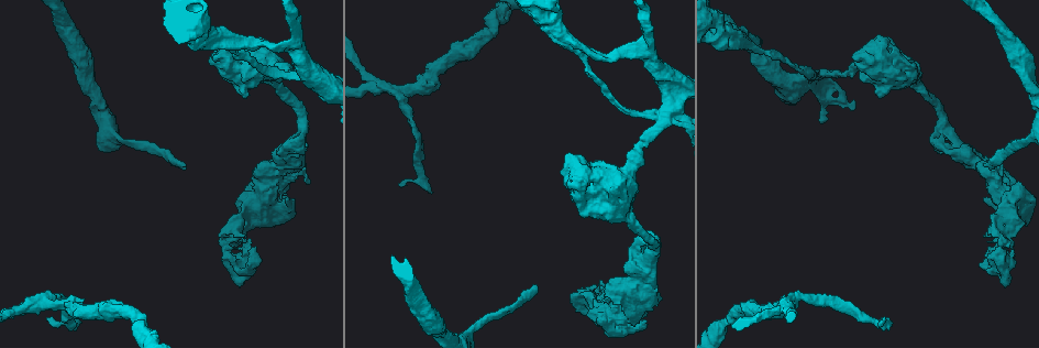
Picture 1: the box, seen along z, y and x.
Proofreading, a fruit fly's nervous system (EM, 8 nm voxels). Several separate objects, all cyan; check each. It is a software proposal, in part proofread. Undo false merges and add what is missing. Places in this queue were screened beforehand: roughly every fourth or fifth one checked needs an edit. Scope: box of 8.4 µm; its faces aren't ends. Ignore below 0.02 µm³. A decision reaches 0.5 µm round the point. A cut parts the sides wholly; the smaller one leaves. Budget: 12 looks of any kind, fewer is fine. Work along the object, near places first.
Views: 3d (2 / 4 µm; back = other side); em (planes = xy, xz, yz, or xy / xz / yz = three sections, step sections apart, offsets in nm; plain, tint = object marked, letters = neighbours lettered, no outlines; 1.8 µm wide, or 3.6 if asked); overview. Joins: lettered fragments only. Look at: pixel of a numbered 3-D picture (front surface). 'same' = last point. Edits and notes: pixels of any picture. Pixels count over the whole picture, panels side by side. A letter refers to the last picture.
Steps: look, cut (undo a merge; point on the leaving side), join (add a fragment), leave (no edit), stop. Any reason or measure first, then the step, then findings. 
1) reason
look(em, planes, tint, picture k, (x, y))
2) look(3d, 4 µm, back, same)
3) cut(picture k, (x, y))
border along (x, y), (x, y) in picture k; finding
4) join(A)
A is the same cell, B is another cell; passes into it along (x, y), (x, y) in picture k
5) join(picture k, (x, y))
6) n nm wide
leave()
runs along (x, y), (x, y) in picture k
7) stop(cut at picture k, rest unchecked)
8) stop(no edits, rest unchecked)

thin end
look(3d, 2 µm, picture 1, (185, 167))

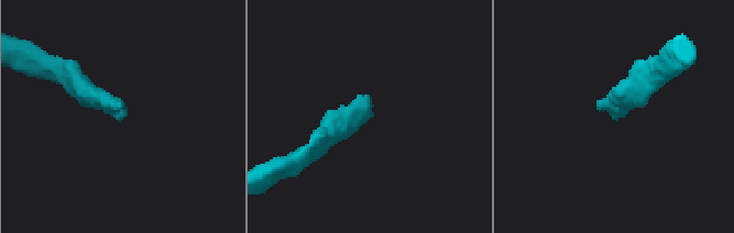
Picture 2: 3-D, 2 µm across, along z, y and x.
look(em, planes, letters, picture 2, (120, 110))

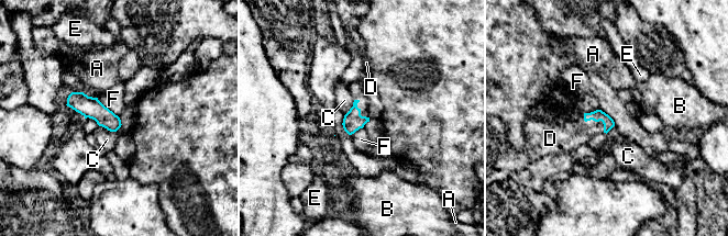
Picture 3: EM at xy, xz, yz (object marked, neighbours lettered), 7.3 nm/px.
F touches over 220 nm
join(D)
D is the same cell, A, B, C, E and F are other cells; passes into it along (597, 115), (594, 120), (565, 137) in picture 3; it goes on there

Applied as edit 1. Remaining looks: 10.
an open end
look(3d, 4 µm, picture 1, (657, 303))

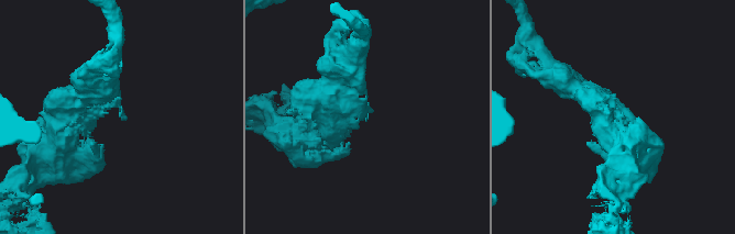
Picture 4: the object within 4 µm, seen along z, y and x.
look(em, planes, tint, picture 4, (121, 117))

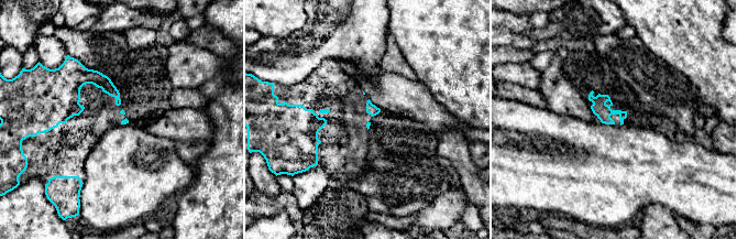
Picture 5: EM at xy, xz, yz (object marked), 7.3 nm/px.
what lies round it
look(em, planes, letters, same)

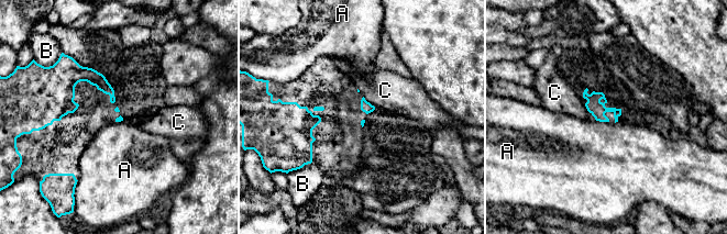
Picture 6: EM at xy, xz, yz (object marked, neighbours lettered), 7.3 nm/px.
leave()
A, B and C are other cells; border along (595, 119), (608, 122) in picture 6; none of them fits

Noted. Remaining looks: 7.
sudden change in width
look(em, planes, tint, picture 1, (221, 40))

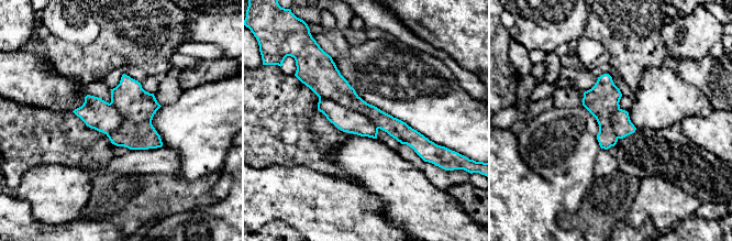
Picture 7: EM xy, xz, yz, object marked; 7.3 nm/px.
see the neighbours
look(em, planes, letters, same)

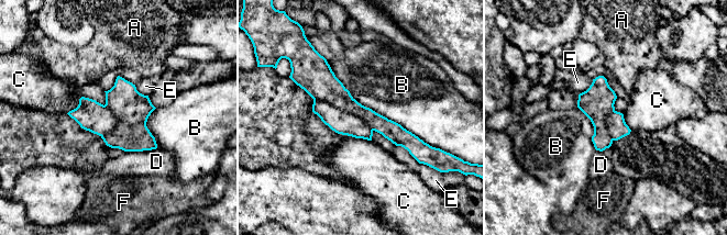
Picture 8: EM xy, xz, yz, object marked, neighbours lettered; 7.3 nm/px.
cut(picture 8, (342, 122))
A, B, C, D, E and F are other cells; the part that leaves runs along (316, 102), (333, 118), (368, 136) in picture 8; a second neuron is stuck on

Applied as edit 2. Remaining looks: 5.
look(overview)

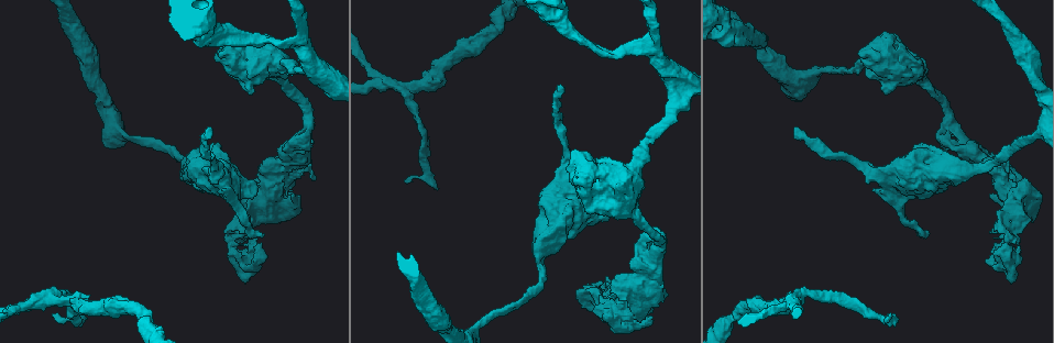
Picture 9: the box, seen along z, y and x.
thin end
look(em, xy, step 4, letters, picture 9, (794, 128))

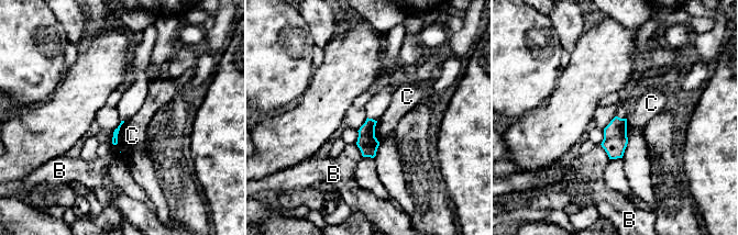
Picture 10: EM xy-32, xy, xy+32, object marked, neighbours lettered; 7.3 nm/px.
look(em, planes, letters, same)

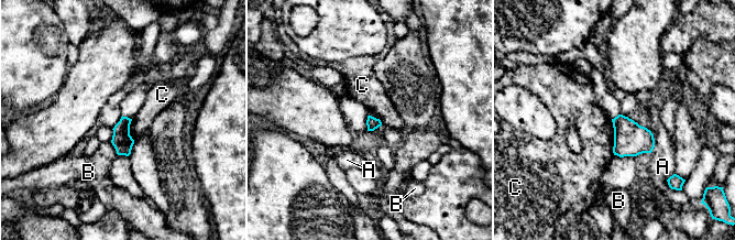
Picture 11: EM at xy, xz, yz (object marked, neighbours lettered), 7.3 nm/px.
90 nm wide; C touches over 260 nm
leave()
A, B and C are other cells; none of them fits

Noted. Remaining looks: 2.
free end
look(em, 3.6 µm, planes, letters, picture 9, (858, 52))

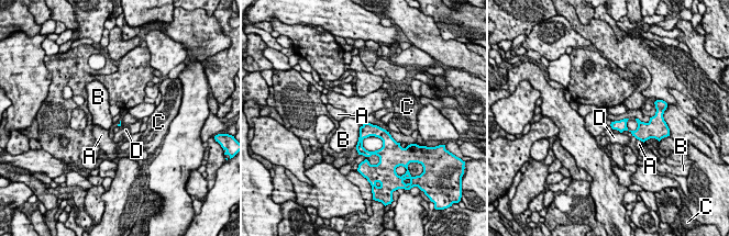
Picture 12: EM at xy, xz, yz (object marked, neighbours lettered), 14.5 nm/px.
leave()
A, B, C and D are other cells; border along (360, 127), (360, 136), (355, 147) in picture 12; none of them fits

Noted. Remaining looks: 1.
stop(join at picture 3, cut at picture 8, rest unchecked)

